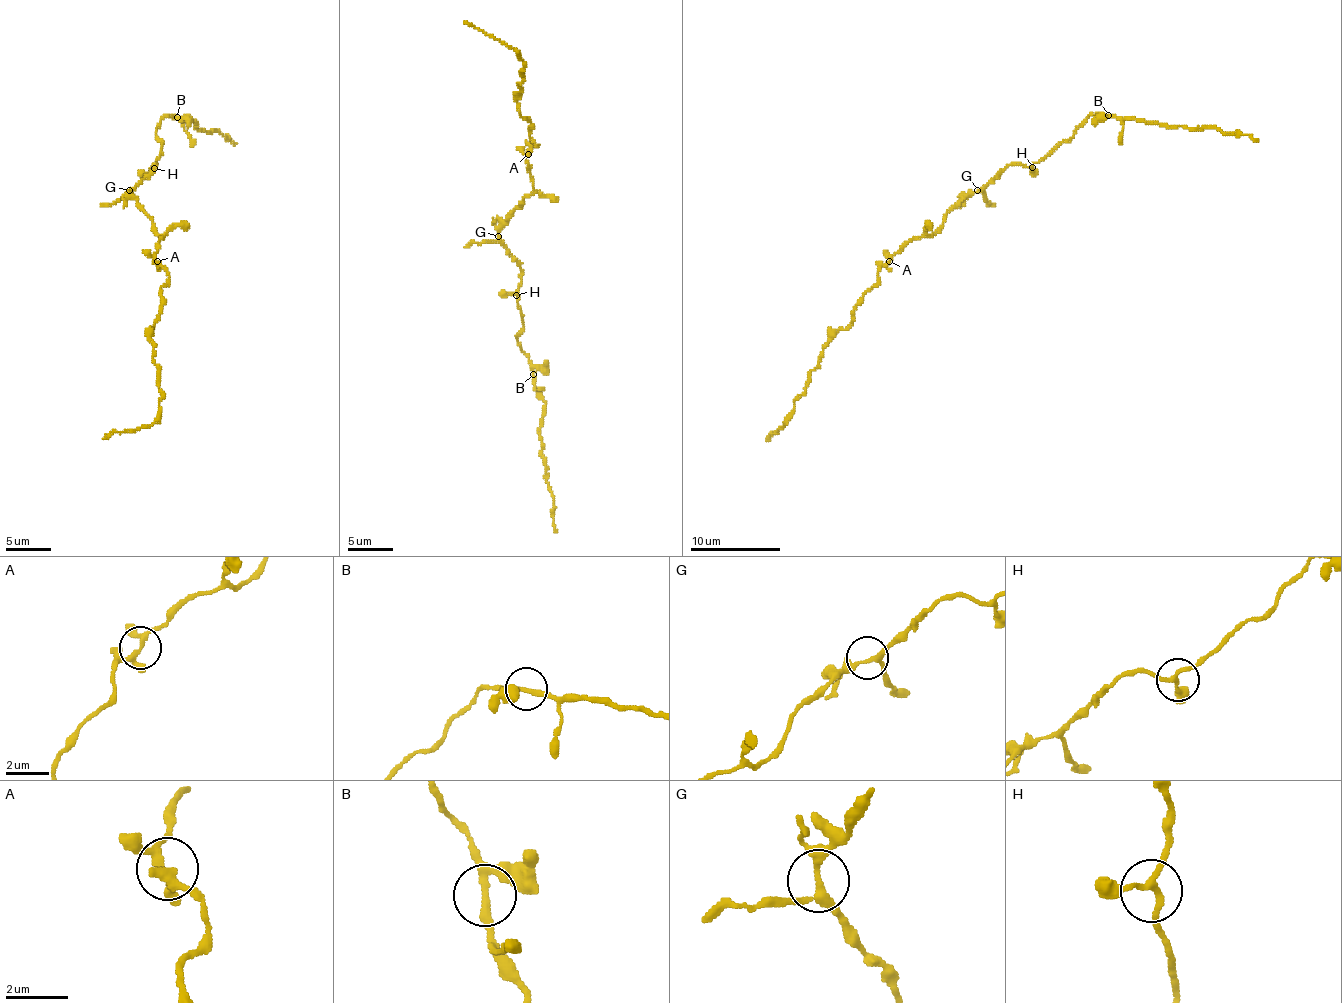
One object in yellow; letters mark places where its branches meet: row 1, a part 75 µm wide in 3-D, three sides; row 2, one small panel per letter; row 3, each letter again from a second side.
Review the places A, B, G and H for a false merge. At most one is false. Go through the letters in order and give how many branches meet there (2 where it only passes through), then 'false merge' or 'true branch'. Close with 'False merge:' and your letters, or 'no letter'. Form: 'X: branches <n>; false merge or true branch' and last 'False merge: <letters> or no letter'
A: branches 4; true branch
B: branches 3; true branch
G: branches 3; true branch
H: branches 3; true branch
False merge: no letter

